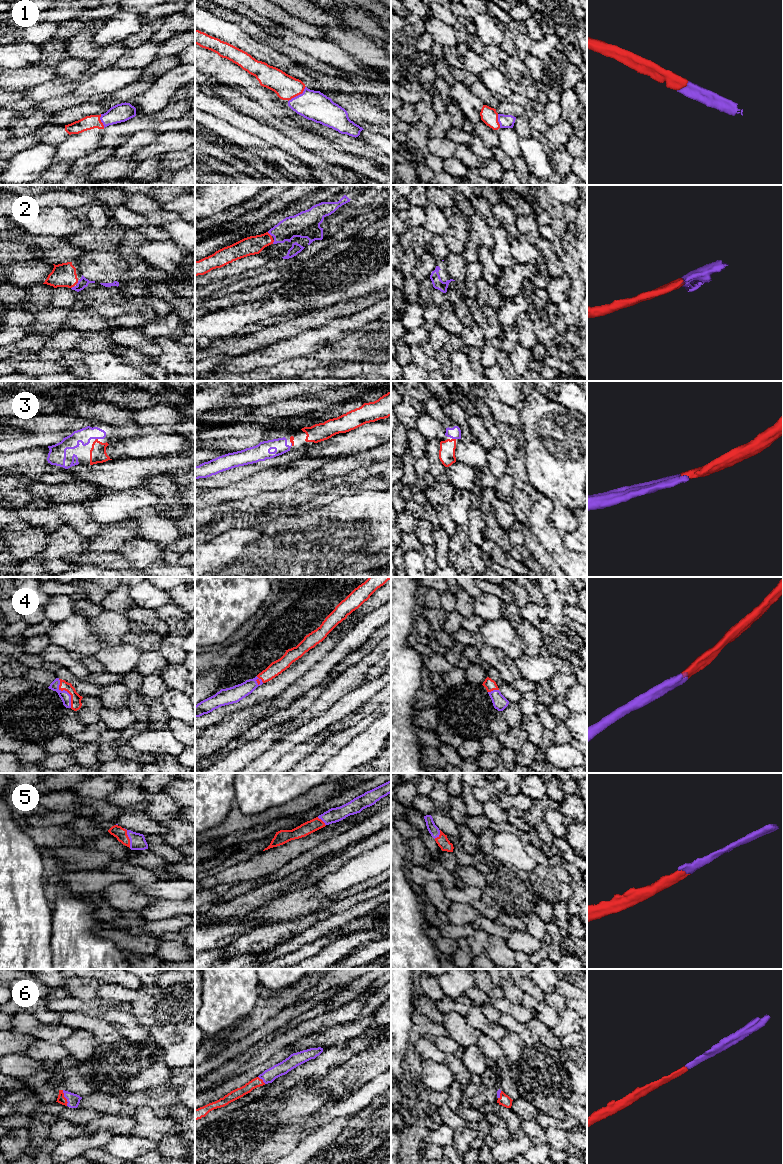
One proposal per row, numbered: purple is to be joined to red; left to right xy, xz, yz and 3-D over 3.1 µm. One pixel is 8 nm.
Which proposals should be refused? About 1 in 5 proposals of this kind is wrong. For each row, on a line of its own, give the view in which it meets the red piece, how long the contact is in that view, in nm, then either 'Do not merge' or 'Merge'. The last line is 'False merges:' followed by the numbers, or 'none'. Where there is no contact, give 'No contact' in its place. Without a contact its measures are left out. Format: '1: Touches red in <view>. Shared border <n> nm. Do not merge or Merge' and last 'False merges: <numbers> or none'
1: Touches red in xz. Shared border 190 nm. Merge
2: Touches red in xz. Shared border 50 nm. Merge
3: Touches red in yz. Shared border 30 nm. Merge
4: Touches red in xy. Shared border 260 nm. Merge
5: Touches red in xy. Shared border 170 nm. Merge
6: Touches red in xy. Shared border 130 nm. Merge
False merges: none

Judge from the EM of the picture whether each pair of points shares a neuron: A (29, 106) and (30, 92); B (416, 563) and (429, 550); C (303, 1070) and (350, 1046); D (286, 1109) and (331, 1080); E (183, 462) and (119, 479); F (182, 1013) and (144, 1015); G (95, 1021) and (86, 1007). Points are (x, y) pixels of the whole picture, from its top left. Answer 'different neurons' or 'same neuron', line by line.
A: different neurons
B: different neurons
C: same neuron
D: different neurons
E: same neuron
F: same neuron
G: different neurons

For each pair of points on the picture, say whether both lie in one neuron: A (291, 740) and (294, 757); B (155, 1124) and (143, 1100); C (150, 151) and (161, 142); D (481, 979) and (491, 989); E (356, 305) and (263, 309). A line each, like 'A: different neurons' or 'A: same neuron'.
A: different neurons
B: different neurons
C: same neuron
D: same neuron
E: different neurons

